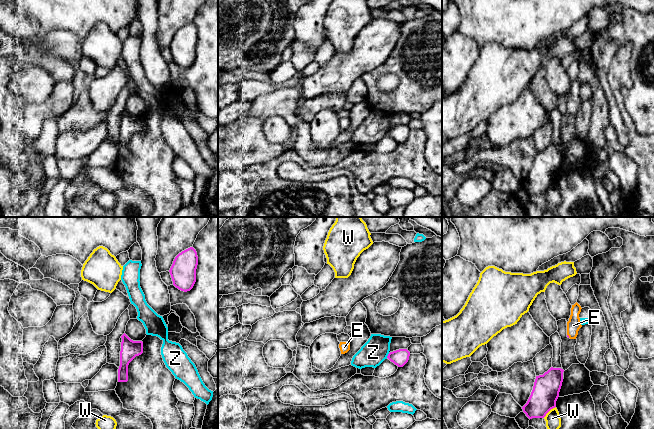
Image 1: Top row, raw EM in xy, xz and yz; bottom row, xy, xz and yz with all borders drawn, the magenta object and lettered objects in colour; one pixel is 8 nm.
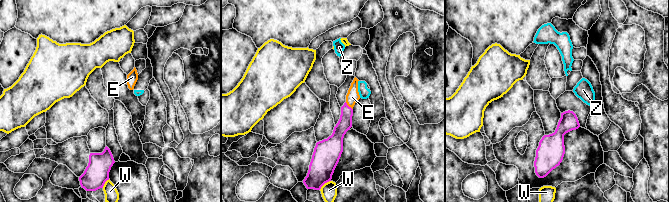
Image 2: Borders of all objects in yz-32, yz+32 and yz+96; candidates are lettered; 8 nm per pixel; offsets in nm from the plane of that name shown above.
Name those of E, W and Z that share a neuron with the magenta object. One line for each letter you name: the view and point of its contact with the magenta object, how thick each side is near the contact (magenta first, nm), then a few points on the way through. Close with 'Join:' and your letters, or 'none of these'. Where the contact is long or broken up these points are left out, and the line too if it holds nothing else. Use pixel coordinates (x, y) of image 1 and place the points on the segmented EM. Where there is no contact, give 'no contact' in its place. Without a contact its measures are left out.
E: contact yz (568, 336); calibres 20 and 110 nm; way yz (567, 335), (568, 336), (572, 332), (573, 325)
Join: E

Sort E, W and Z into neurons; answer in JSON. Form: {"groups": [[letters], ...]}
{"groups": [["E"], ["W"], ["Z"]]}

